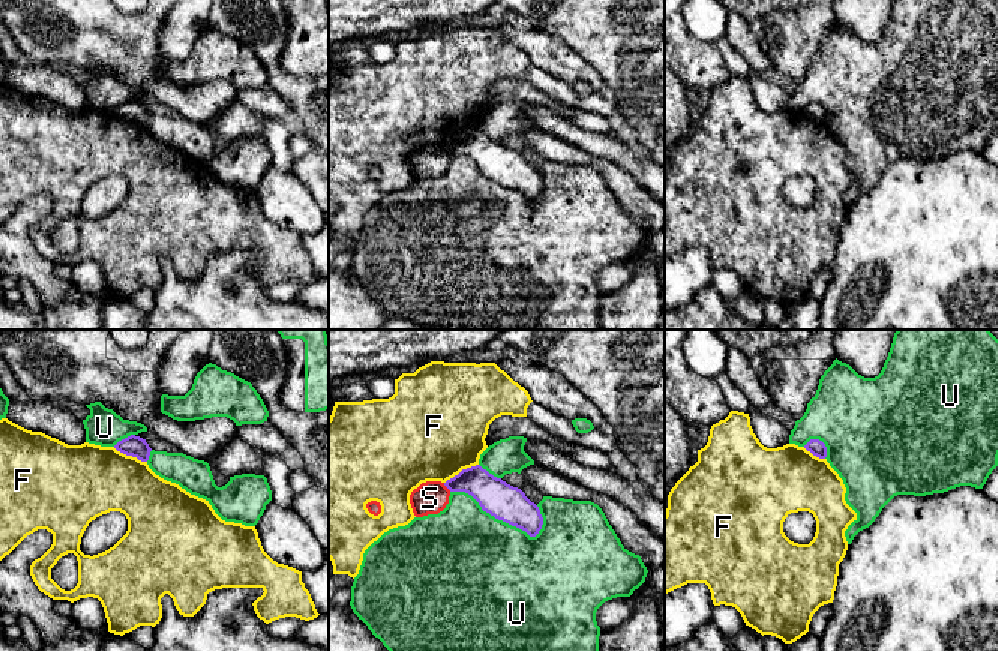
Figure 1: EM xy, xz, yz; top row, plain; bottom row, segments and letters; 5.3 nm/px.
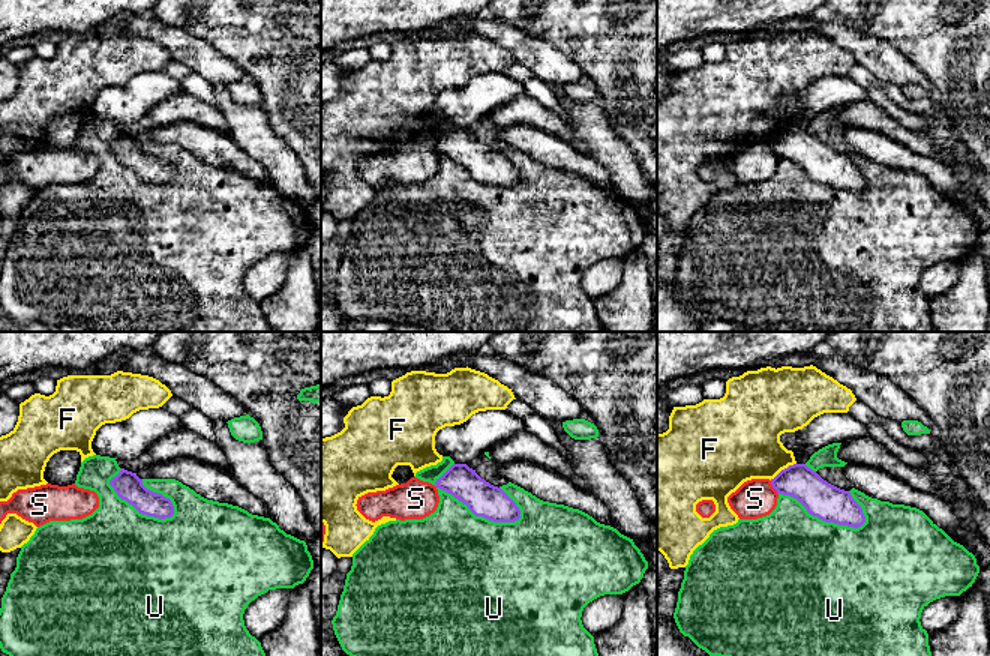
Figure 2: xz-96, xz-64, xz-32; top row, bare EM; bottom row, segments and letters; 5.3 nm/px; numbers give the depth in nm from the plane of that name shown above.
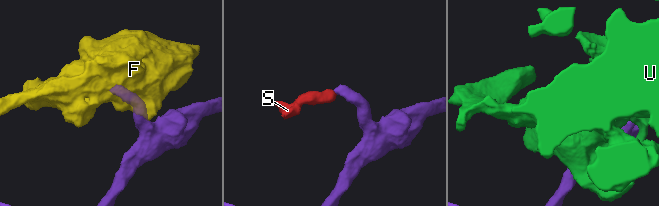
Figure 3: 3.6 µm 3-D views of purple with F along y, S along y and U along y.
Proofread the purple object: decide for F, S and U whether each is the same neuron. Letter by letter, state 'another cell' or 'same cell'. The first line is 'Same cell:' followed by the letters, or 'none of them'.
Same cell: none of them
F: another cell
S: another cell
U: another cell

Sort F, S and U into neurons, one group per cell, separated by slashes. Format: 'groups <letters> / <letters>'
groups F / S U

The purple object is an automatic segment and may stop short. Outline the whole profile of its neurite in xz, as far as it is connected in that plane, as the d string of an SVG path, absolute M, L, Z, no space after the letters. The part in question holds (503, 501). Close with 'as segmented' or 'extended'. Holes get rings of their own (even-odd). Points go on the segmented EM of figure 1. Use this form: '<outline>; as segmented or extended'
M480 465L462 470L444 486L450 492L471 495L483 512L525 531L530 537L536 537L542 530L543 518L539 507L521 489L494 477Z; as segmented

